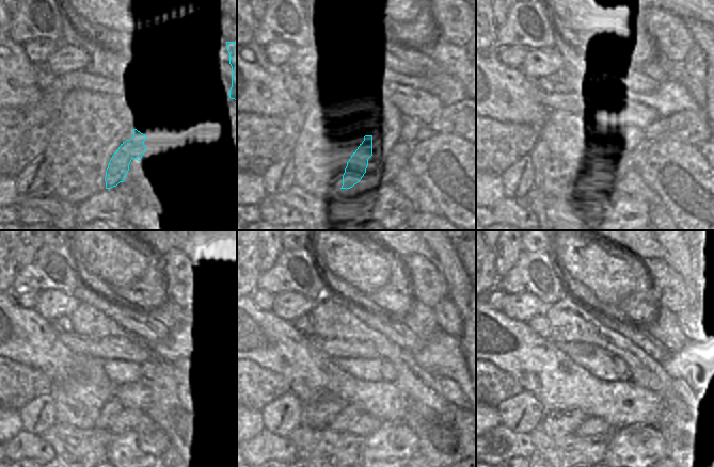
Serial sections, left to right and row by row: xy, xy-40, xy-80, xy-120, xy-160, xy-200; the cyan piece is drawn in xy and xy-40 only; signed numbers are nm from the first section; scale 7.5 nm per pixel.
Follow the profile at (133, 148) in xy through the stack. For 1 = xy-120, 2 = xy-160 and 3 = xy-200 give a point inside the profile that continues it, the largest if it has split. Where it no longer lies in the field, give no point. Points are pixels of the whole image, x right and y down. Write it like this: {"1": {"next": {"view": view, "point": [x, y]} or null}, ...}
{"1": {"next": {"view": "xy-120", "point": [112, 407]}}, "2": {"next": {"view": "xy-160", "point": [349, 412]}}, "3": {"next": {"view": "xy-200", "point": [555, 424]}}}

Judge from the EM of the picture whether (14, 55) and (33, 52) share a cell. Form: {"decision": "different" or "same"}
{"decision": "different"}

